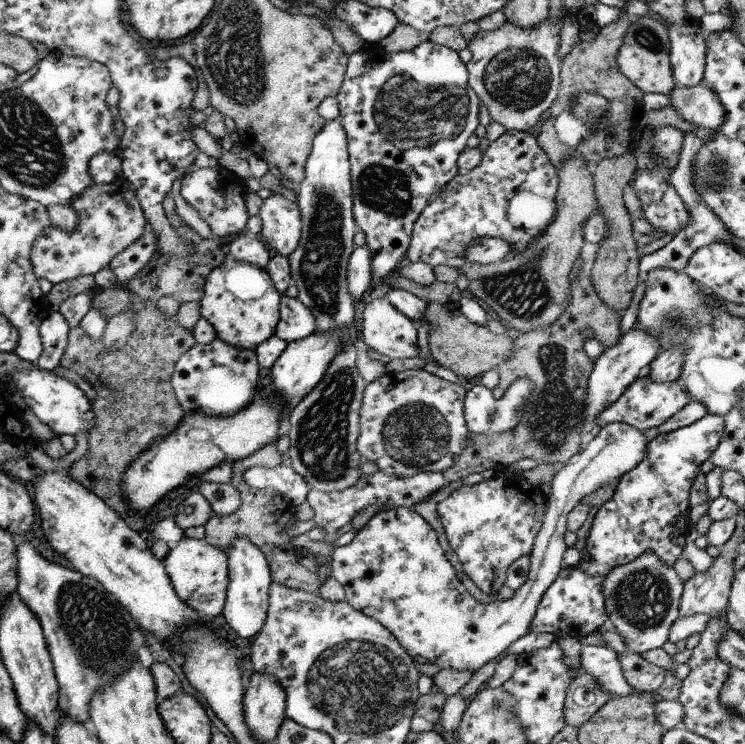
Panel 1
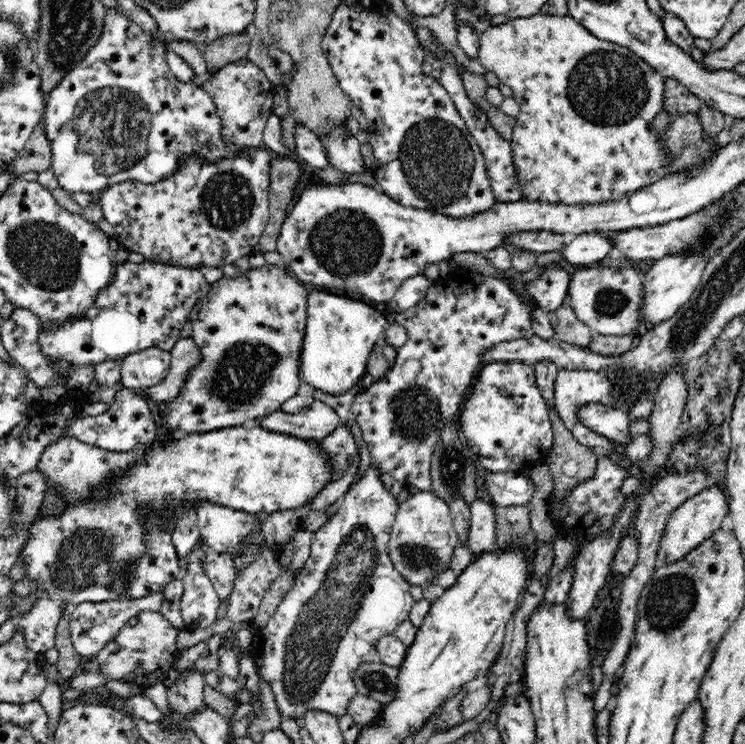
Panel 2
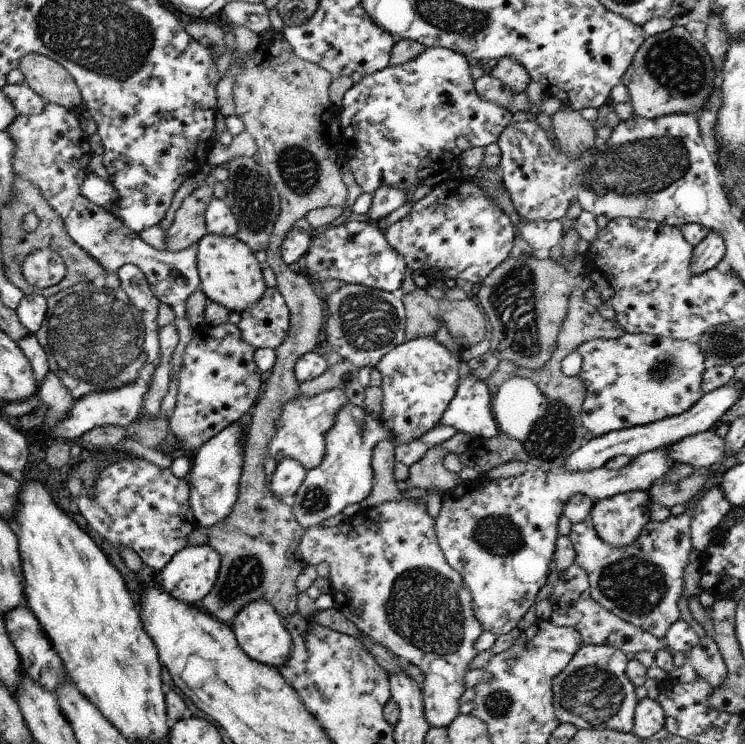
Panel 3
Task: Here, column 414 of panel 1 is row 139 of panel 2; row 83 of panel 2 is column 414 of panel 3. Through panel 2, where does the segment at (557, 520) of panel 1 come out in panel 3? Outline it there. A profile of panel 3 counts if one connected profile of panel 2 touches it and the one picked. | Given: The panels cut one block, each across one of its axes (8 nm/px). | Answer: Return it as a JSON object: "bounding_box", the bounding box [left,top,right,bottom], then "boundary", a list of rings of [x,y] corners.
{"bounding_box":[298,500,482,728],"boundary":[[[392,500],[392,502],[386,502],[386,504],[380,504],[376,508],[360,509],[359,512],[353,517],[346,518],[337,526],[324,527],[322,525],[316,525],[308,527],[304,531],[304,536],[300,540],[300,546],[298,546],[298,555],[308,560],[309,562],[316,562],[320,560],[326,560],[328,562],[329,580],[331,581],[331,590],[329,594],[332,596],[333,602],[336,602],[336,608],[351,620],[361,632],[364,632],[368,637],[373,638],[378,644],[382,644],[384,648],[388,648],[398,658],[404,660],[404,662],[418,665],[418,668],[422,670],[425,680],[423,681],[421,692],[424,702],[424,716],[426,716],[426,722],[430,724],[432,728],[447,727],[459,714],[460,698],[466,691],[464,687],[464,677],[468,671],[470,671],[470,663],[479,654],[478,650],[474,648],[476,640],[482,634],[482,626],[478,622],[478,618],[474,616],[474,604],[472,604],[472,594],[464,579],[460,576],[459,572],[456,572],[447,562],[442,552],[440,545],[438,544],[437,536],[435,533],[435,521],[428,515],[428,511],[425,506],[418,504],[418,502],[412,502],[413,500]]]}

